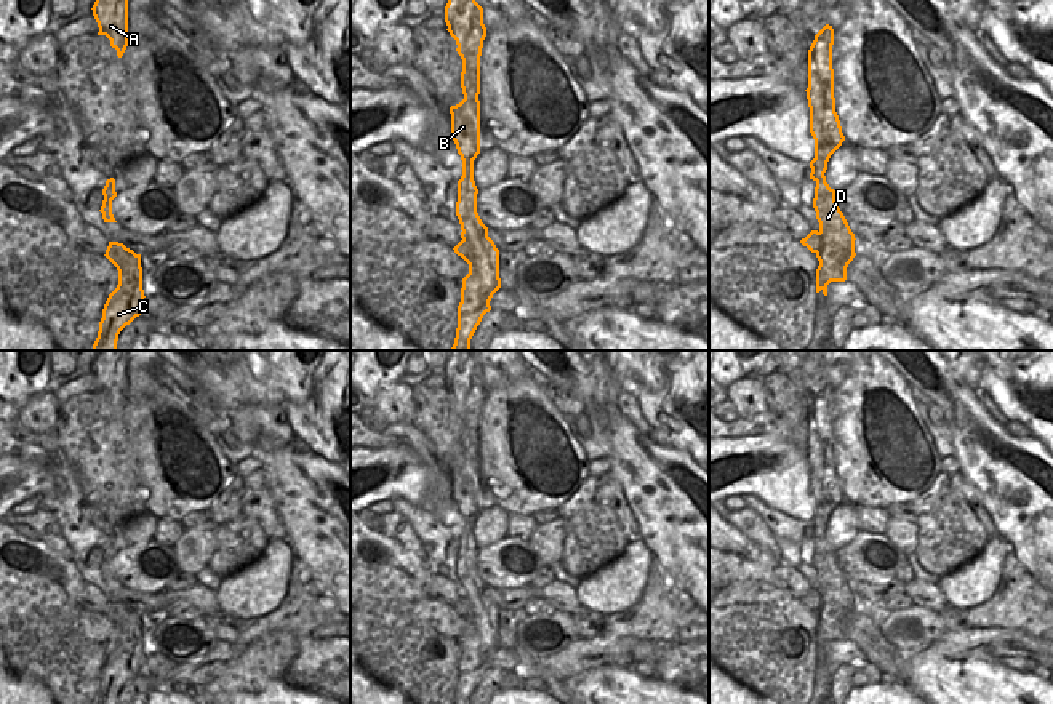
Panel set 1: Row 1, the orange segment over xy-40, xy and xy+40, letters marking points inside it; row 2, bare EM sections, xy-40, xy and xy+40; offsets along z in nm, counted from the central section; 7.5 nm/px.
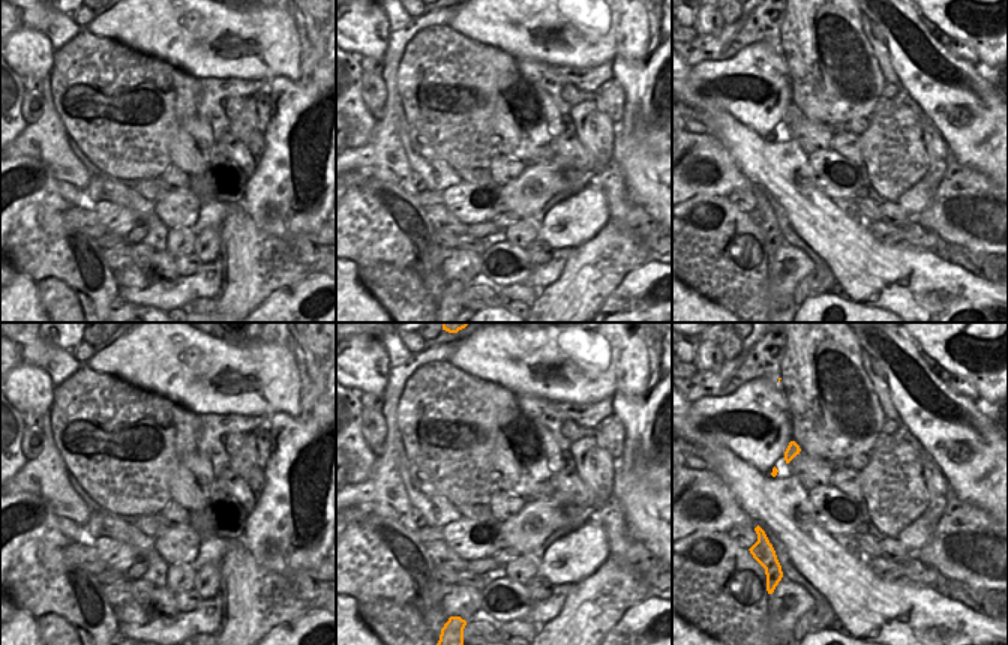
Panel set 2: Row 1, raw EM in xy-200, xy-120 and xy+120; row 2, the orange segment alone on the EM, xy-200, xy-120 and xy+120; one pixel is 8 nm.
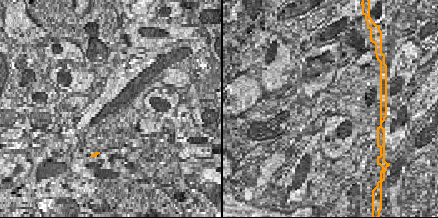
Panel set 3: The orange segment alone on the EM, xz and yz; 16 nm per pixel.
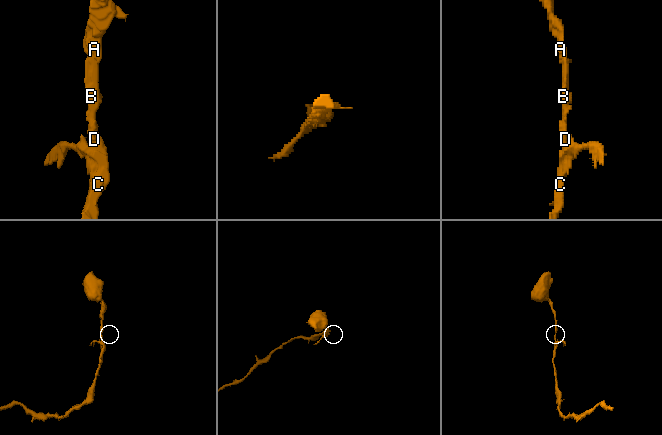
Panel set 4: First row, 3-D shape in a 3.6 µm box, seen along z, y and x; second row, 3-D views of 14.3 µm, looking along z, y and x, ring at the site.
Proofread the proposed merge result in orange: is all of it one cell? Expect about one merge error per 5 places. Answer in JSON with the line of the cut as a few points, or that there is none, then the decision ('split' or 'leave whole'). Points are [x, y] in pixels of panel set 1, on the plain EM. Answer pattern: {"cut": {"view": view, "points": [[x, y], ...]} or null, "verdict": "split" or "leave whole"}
{"cut": null, "verdict": "leave whole"}

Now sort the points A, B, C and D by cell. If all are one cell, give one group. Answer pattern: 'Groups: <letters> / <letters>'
Groups: A B C D

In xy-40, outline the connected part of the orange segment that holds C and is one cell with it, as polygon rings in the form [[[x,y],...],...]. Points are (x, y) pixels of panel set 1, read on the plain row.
[[[109,600],[104,613],[118,629],[118,643],[109,653],[93,704],[117,704],[120,690],[144,667],[141,613],[123,602]]]

